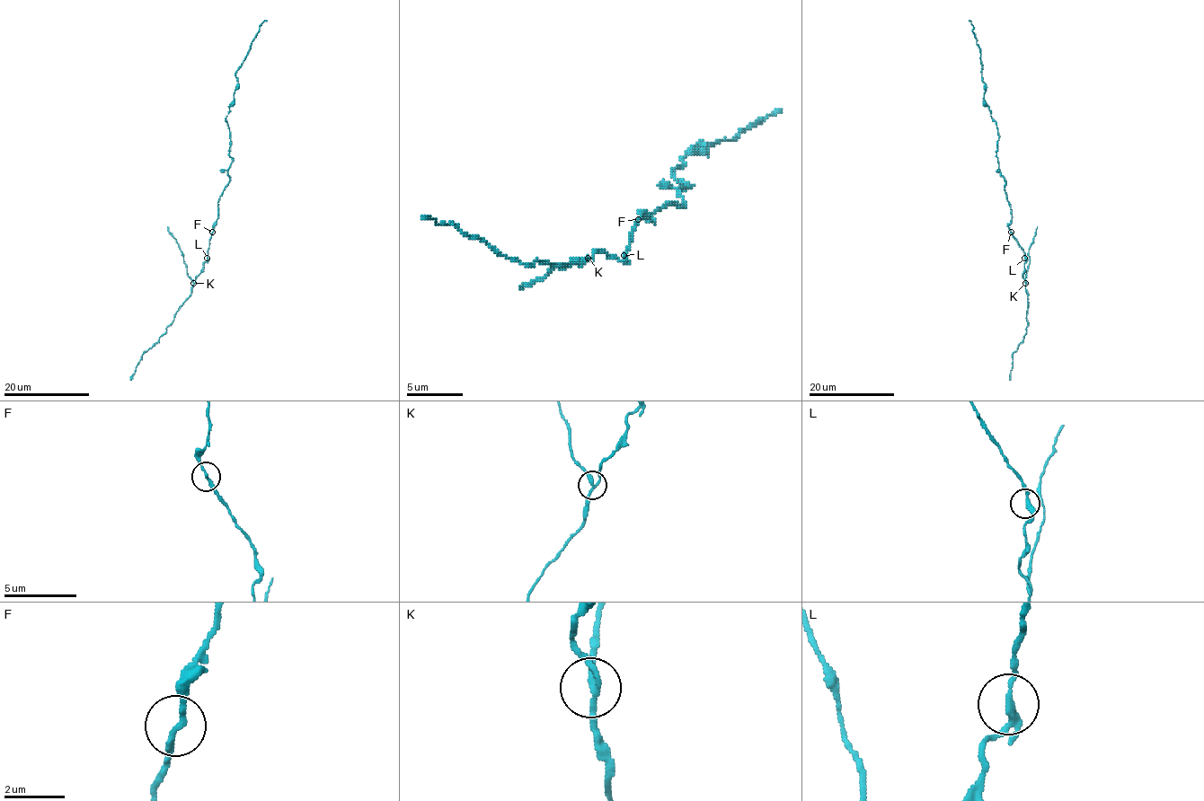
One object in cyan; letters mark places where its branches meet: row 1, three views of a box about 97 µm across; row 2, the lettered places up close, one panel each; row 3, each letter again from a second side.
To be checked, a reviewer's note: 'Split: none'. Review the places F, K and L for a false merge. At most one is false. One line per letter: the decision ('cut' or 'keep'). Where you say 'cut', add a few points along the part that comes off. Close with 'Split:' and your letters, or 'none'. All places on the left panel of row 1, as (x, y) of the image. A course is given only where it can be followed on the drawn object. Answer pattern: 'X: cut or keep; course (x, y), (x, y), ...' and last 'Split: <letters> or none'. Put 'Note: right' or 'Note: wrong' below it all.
F: keep
K: cut; course (193, 283), (181, 249), (167, 226)
L: keep
Split: K
Note: wrong

